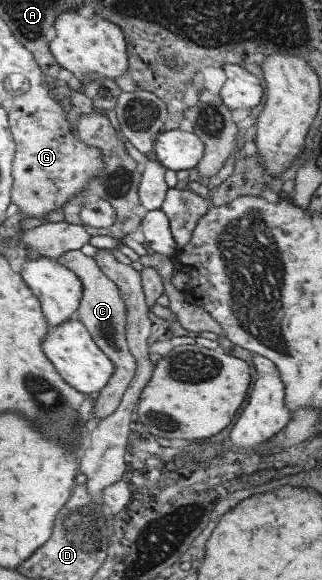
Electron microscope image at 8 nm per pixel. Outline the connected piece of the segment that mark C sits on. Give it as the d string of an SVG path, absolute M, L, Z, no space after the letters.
M80 250L68 251L60 259L60 264L66 268L73 269L81 277L85 285L85 294L81 302L81 308L76 317L88 328L96 344L108 355L108 358L115 364L116 372L110 378L108 386L99 393L97 404L94 407L93 415L104 419L112 415L120 406L120 401L124 398L124 393L128 390L128 385L134 378L136 363L134 355L130 352L128 334L128 307L126 301L120 293L118 285L112 281L102 270L97 260L90 256L84 256Z

